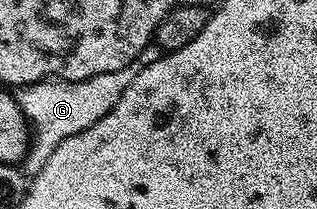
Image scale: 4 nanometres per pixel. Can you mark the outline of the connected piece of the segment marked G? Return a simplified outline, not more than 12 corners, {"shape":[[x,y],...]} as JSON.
{"shape":[[158,44],[121,71],[38,81],[17,100],[29,126],[28,178],[117,107]]}

